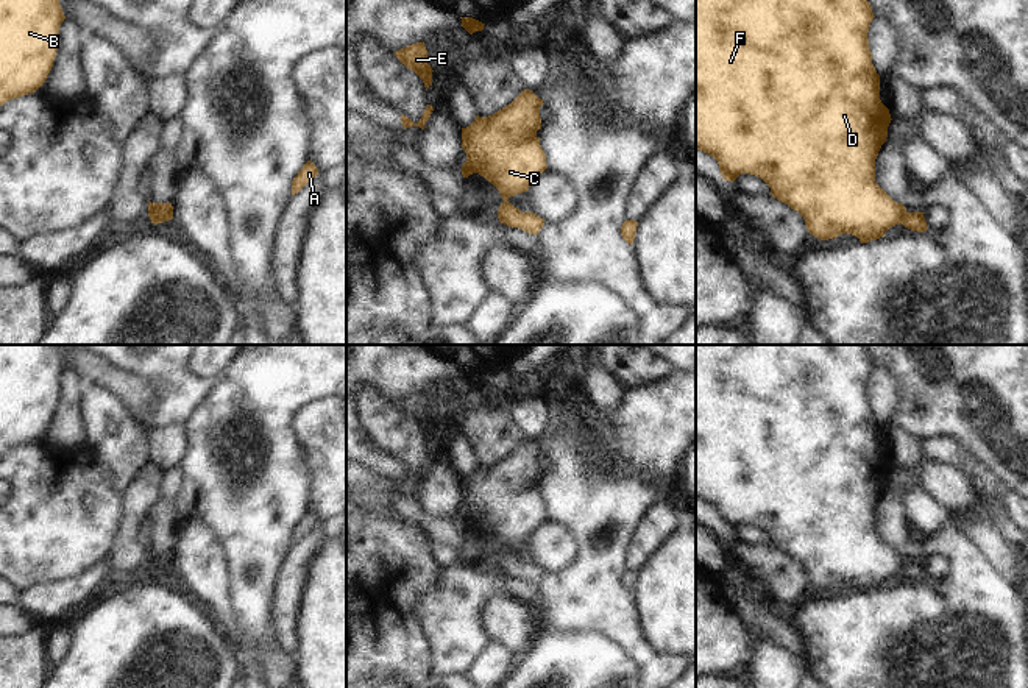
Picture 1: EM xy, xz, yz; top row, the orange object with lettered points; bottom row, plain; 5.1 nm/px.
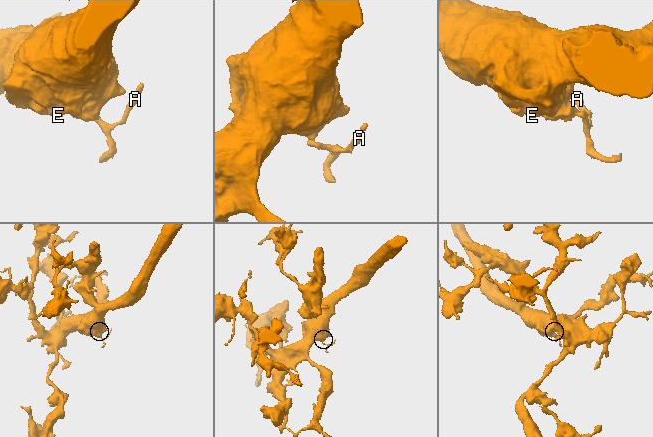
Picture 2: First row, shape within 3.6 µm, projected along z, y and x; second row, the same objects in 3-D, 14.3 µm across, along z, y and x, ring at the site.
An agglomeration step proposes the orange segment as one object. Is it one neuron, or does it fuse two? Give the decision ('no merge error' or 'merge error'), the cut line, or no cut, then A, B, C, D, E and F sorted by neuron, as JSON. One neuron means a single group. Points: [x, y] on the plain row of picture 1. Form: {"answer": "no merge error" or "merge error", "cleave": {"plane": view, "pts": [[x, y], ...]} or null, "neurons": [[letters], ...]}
{"answer": "merge error", "cleave": {"plane": "yz", "pts": [[907, 562], [900, 571]]}, "neurons": [["A"], ["B", "C", "D", "E", "F"]]}

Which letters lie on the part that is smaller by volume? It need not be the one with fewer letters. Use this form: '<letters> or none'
A

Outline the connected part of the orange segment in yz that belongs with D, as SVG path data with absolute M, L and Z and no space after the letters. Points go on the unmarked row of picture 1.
M696 345L696 499L718 510L725 530L733 532L743 523L761 527L771 537L771 544L797 560L805 568L808 582L821 590L852 583L867 593L884 587L906 565L906 557L875 532L875 509L892 468L880 449L880 424L869 399L867 382L874 367L866 345Z

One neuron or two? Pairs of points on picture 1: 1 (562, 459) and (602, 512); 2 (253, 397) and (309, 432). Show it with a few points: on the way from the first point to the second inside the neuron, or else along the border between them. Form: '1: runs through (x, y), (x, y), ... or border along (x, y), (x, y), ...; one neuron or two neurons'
1: runs through (574, 471), (579, 484), (595, 500); one neuron
2: border along (320, 398), (292, 418), (304, 454); two neurons

